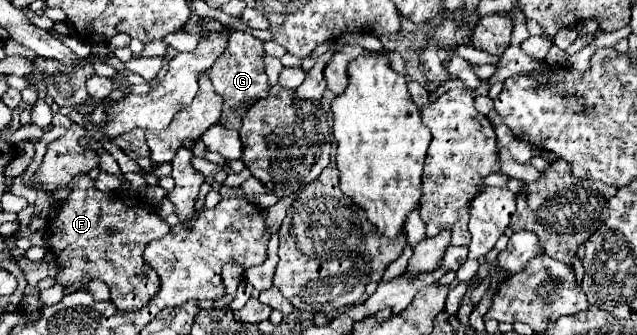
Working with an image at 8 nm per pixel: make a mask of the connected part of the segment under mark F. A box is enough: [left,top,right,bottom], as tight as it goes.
[17,174,169,310]

